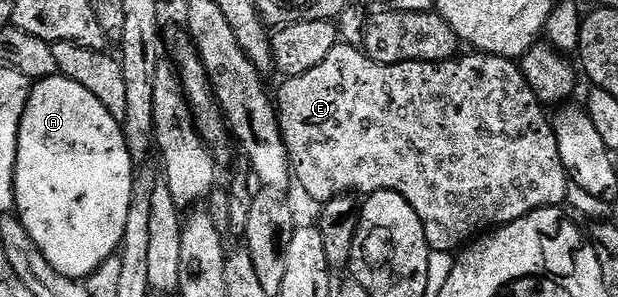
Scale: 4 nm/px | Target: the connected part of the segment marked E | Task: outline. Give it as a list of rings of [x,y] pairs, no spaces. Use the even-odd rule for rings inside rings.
[[[339,44],[332,48],[332,52],[328,52],[328,56],[324,56],[324,60],[320,60],[320,64],[316,64],[316,68],[312,68],[312,72],[304,72],[295,78],[286,78],[285,81],[283,81],[283,86],[279,88],[278,94],[276,90],[276,105],[278,107],[278,123],[282,129],[286,151],[290,157],[290,169],[292,171],[293,181],[297,183],[297,185],[299,182],[299,184],[302,185],[303,192],[306,193],[312,201],[318,202],[317,204],[325,204],[333,198],[342,195],[355,194],[358,196],[369,196],[381,190],[395,190],[396,192],[400,192],[400,196],[404,196],[404,200],[408,200],[408,204],[412,204],[412,208],[416,208],[416,216],[420,216],[420,220],[424,224],[424,232],[426,233],[426,239],[428,240],[431,251],[457,251],[459,248],[465,247],[471,240],[477,239],[483,232],[489,232],[499,226],[506,226],[509,222],[520,220],[524,215],[531,214],[533,210],[542,210],[545,206],[561,207],[566,201],[566,193],[570,190],[572,182],[571,179],[566,177],[566,169],[560,160],[560,148],[554,135],[551,119],[548,117],[548,114],[545,114],[547,111],[544,109],[543,104],[538,101],[537,96],[533,94],[532,88],[527,84],[519,63],[508,58],[501,58],[495,54],[484,54],[481,52],[470,52],[467,58],[462,57],[463,56],[455,56],[451,58],[449,62],[401,62],[395,66],[385,66],[379,62],[372,61],[371,58],[357,46]]]

